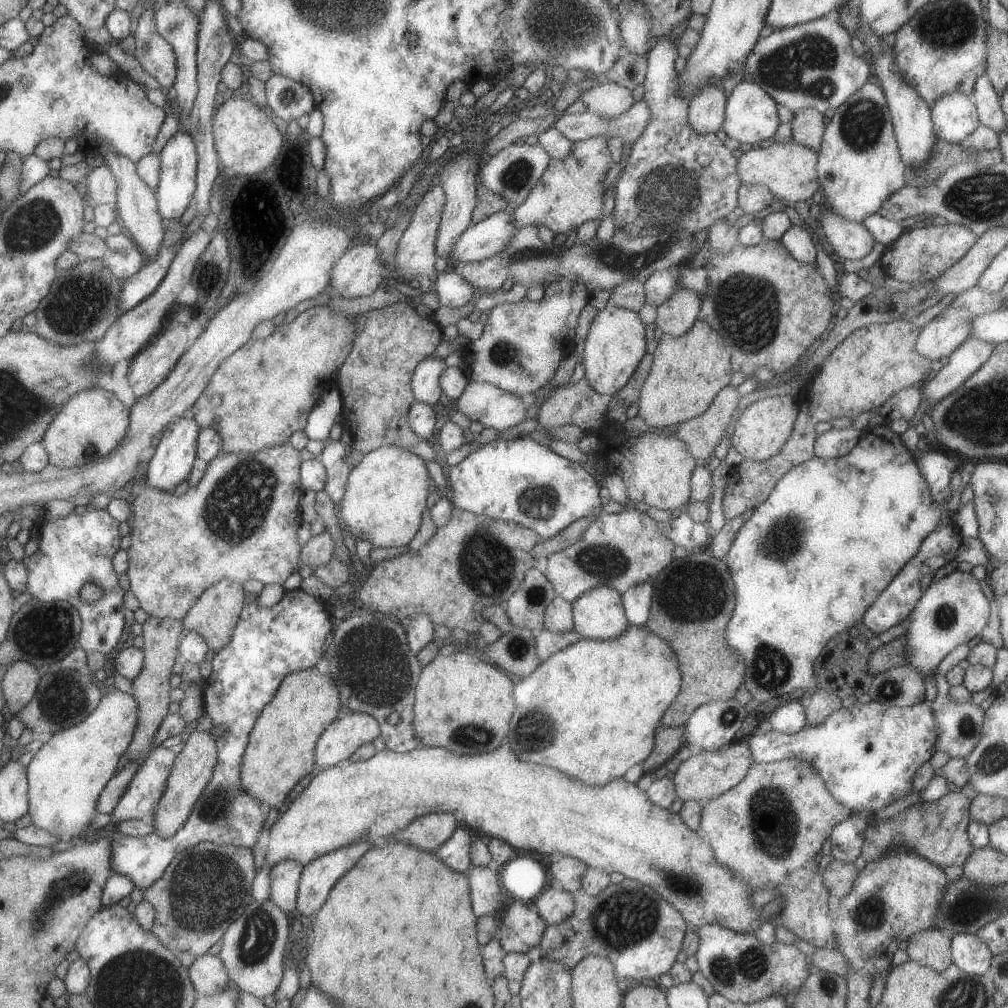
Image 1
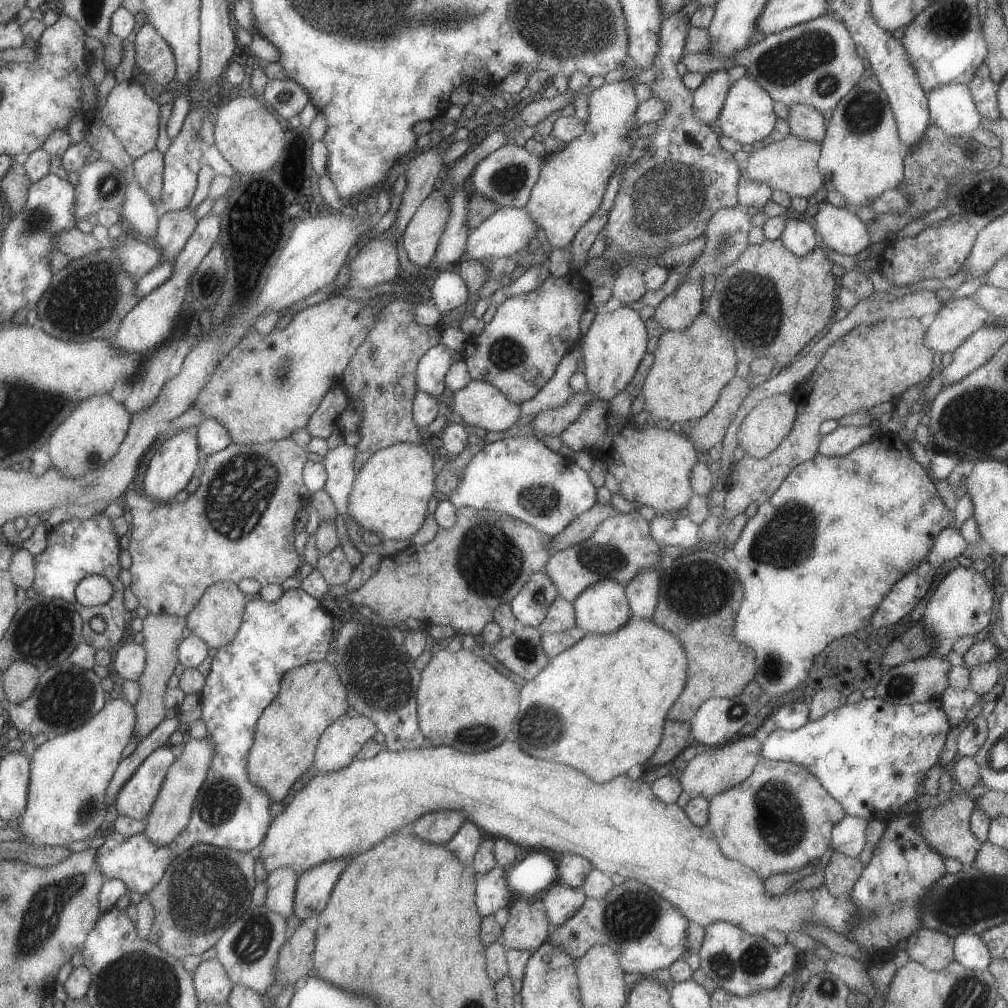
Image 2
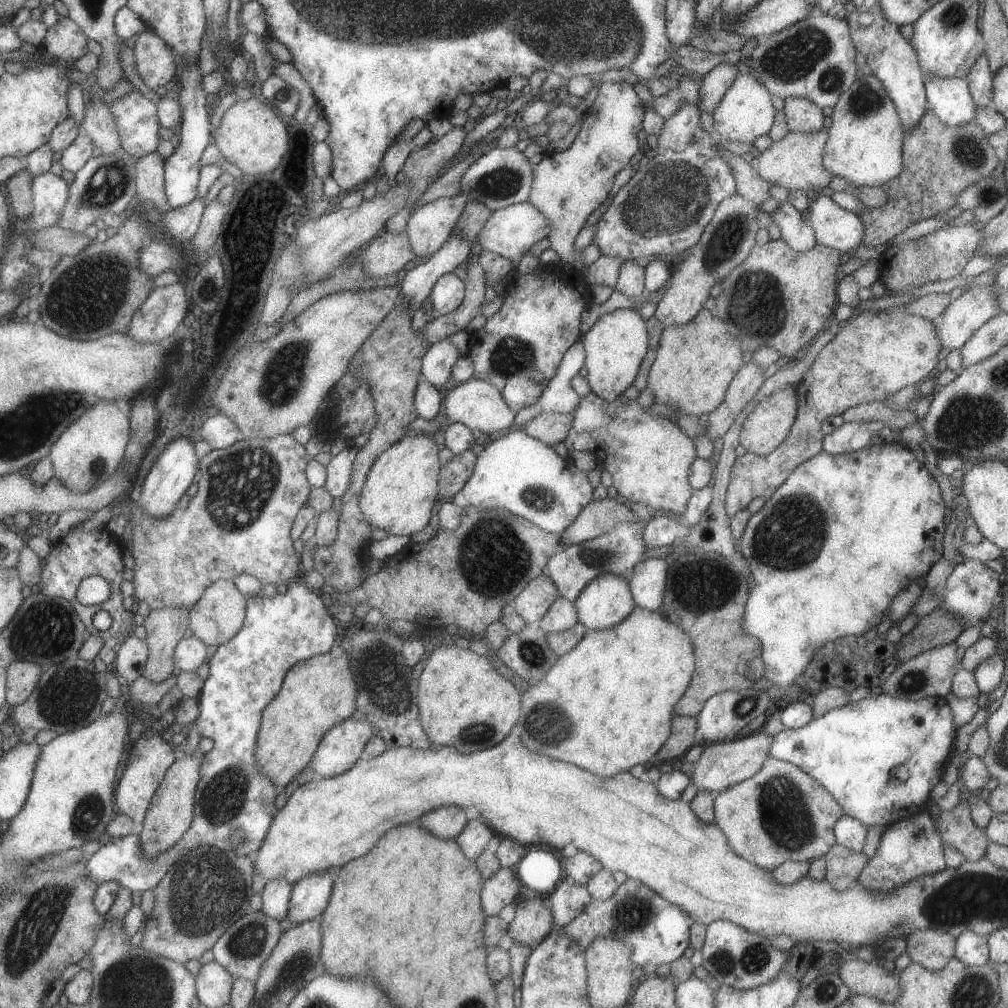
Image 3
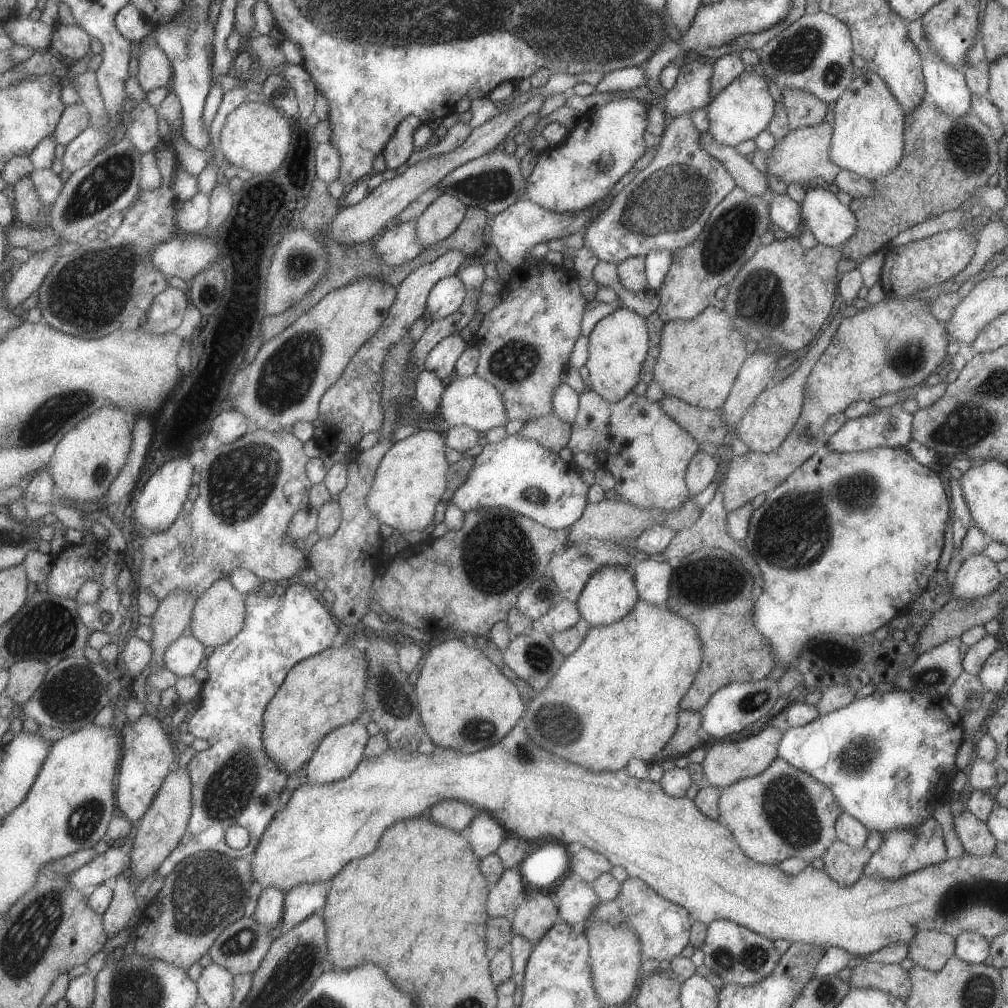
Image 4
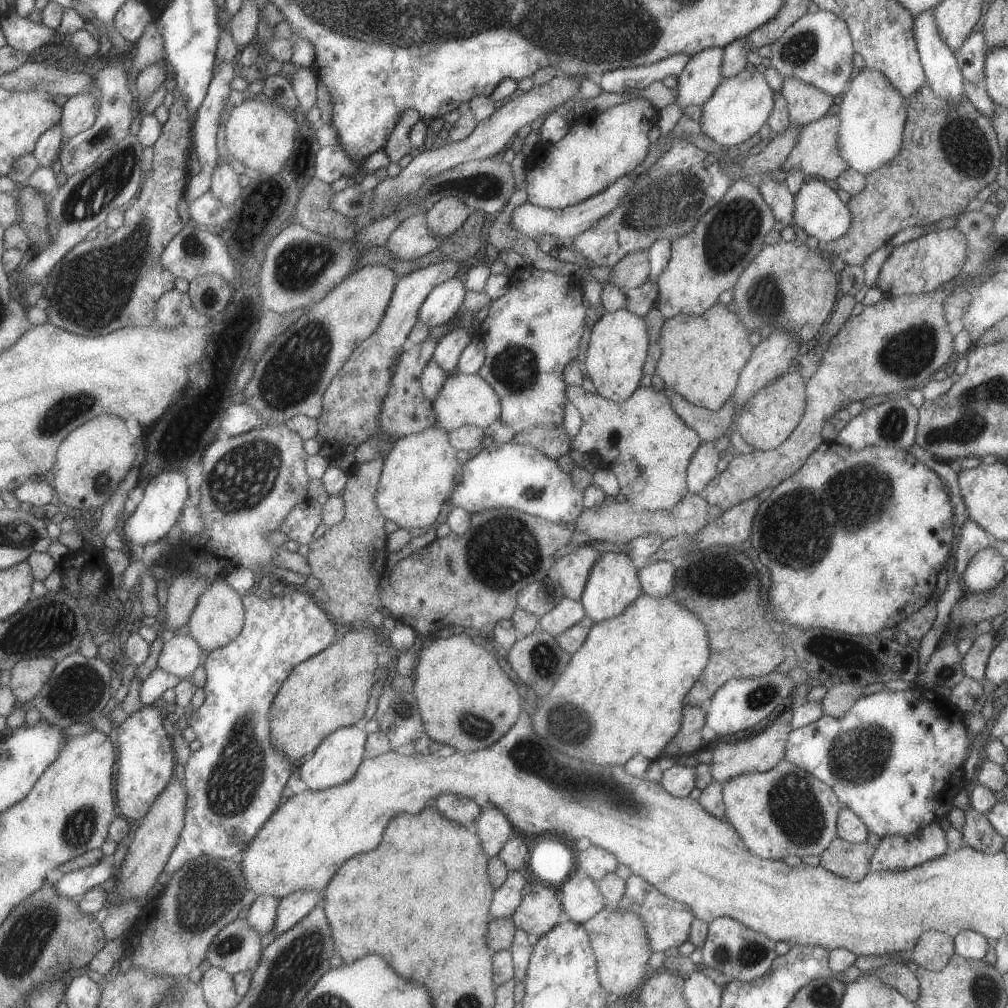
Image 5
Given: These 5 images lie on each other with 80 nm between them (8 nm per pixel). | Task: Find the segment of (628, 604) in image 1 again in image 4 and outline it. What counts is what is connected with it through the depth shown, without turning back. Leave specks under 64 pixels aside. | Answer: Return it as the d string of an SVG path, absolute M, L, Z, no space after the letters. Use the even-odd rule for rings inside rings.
M650 557L638 563L632 573L638 598L658 607L665 605L669 594L669 576L671 566L667 562L659 562L655 557Z

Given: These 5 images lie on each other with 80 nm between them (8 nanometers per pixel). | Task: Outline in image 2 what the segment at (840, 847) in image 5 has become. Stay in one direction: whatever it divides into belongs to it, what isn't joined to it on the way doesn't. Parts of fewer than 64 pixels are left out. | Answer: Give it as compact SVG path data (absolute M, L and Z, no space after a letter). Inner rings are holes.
M833 851L824 868L823 886L830 895L840 897L850 892L859 878L863 866L858 857L848 857L845 853Z

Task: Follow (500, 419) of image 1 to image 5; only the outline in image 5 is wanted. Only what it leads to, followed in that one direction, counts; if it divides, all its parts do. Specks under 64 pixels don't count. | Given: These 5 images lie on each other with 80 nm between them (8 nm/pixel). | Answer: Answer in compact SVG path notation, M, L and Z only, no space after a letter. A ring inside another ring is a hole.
M456 372L447 376L430 403L434 410L436 421L447 432L465 424L484 430L489 424L498 420L500 413L499 399L495 391L477 373Z

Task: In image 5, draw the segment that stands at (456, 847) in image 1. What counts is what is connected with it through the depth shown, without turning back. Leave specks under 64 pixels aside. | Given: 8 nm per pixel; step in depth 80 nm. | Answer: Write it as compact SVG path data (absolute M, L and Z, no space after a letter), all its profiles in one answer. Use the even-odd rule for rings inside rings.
M497 807L483 809L471 828L475 830L482 849L489 858L497 856L505 841L516 832L514 826Z

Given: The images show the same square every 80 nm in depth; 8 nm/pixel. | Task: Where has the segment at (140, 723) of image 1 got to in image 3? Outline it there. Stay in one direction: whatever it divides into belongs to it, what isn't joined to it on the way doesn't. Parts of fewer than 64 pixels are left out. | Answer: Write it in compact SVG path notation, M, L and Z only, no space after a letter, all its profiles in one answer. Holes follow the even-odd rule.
M161 607L151 609L144 620L148 659L142 676L160 683L175 670L172 652L177 641L188 628L187 607Z

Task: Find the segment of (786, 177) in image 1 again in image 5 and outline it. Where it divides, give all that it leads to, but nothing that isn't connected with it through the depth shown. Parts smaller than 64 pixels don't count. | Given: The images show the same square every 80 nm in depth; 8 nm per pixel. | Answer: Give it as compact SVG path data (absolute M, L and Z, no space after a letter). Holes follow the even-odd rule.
M823 115L817 120L804 124L800 128L796 145L785 159L781 170L787 172L790 168L800 168L805 176L819 176L822 180L835 180L841 172L847 170L848 164L840 157L838 151L837 131L840 125L836 115Z

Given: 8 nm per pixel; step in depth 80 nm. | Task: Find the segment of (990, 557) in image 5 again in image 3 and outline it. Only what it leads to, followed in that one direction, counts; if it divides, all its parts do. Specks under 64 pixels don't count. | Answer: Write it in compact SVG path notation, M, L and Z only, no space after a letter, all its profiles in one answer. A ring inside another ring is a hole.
M963 559L958 565L955 565L953 567L952 572L949 574L949 576L946 579L945 587L946 587L946 592L945 592L945 597L943 598L943 603L941 606L937 606L937 607L941 607L942 609L949 611L950 613L953 613L954 617L958 618L958 621L963 621L966 624L966 628L967 628L971 625L977 625L977 624L982 625L983 622L985 622L984 619L988 615L989 608L991 608L991 606L995 604L998 601L998 599L1002 596L1001 588L1004 588L1004 578L1002 575L999 575L995 571L989 569L984 563L982 563L982 561L973 560L973 559Z

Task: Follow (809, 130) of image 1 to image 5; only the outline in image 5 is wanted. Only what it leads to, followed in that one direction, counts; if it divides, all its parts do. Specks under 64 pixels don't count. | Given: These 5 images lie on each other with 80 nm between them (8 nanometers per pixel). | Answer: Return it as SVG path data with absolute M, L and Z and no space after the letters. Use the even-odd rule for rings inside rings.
M795 77L782 80L780 93L786 100L791 123L803 126L821 118L832 105L832 96Z

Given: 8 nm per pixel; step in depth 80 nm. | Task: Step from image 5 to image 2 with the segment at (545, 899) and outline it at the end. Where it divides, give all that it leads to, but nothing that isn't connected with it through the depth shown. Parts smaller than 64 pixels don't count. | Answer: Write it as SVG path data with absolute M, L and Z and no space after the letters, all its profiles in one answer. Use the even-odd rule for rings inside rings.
M518 896L508 909L509 917L502 927L502 940L509 949L535 950L547 940L549 919L536 900Z

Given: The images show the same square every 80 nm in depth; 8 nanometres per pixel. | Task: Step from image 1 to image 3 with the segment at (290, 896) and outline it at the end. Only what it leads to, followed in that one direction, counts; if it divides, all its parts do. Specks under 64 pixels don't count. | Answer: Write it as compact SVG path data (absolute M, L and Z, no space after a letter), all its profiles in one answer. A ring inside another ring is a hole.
M284 878L266 882L260 894L260 911L274 921L283 920L287 916L291 887L292 885L285 882Z

